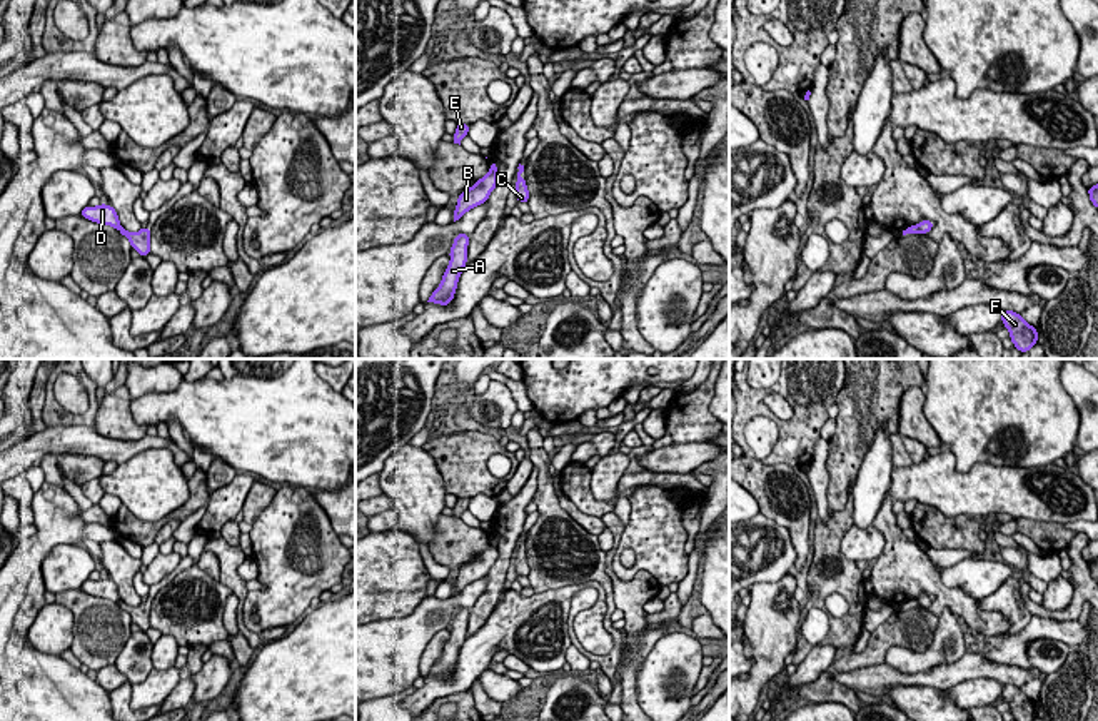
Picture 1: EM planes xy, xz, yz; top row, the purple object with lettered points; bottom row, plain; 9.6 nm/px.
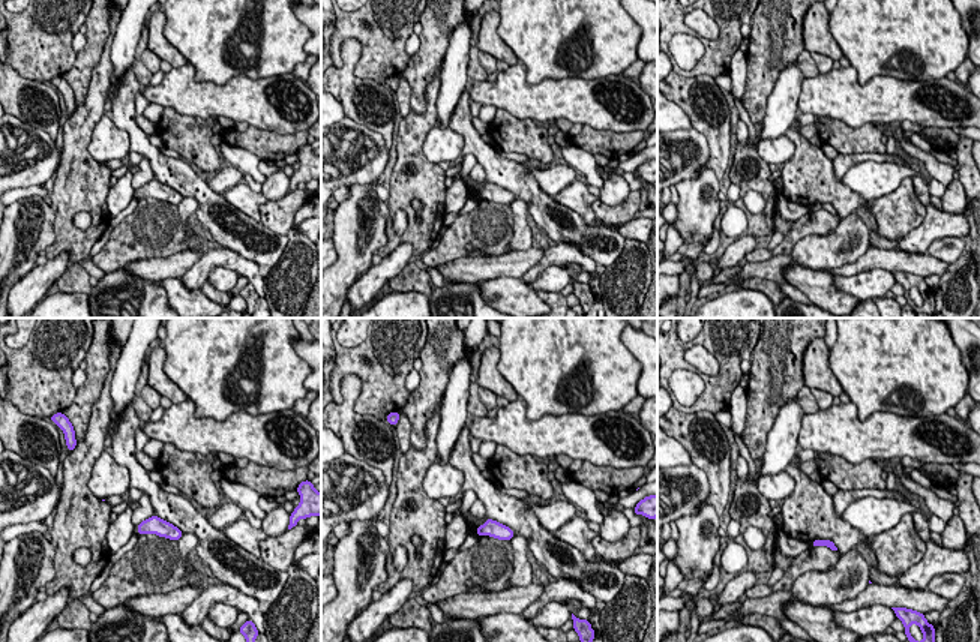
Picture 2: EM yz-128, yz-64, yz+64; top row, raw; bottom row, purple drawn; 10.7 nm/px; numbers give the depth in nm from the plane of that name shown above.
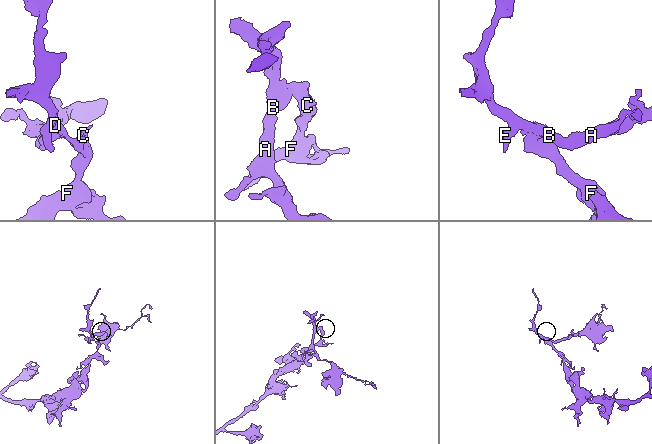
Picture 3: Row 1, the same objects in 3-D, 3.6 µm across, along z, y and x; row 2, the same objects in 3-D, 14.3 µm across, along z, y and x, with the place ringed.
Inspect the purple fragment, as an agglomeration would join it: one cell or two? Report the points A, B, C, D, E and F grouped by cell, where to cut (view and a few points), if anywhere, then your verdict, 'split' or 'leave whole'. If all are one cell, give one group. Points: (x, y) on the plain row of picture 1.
A B D E / C F; cut in yz along (915, 599), (921, 606); split

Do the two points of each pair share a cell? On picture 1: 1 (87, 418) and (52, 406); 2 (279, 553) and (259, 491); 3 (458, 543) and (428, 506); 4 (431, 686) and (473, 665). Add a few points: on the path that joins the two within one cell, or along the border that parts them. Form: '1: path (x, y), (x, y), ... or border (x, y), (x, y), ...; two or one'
1: path (79, 419), (67, 419), (60, 414); one
2: border (277, 491), (252, 524); two
3: border (441, 513), (429, 544); two
4: path (441, 686), (453, 686), (464, 675); one

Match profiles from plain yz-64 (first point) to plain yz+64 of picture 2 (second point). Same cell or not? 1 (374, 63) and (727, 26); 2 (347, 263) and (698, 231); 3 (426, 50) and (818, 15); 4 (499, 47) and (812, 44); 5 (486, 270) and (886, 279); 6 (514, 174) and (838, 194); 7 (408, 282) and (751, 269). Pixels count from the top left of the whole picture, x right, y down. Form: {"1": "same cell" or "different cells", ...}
{"1": "same cell", "2": "same cell", "3": "different cells", "4": "same cell", "5": "different cells", "6": "same cell", "7": "different cells"}

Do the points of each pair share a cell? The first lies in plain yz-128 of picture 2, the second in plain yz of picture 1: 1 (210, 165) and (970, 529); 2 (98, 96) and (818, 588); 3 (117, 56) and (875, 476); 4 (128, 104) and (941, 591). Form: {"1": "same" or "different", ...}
{"1": "same", "2": "same", "3": "same", "4": "same"}

